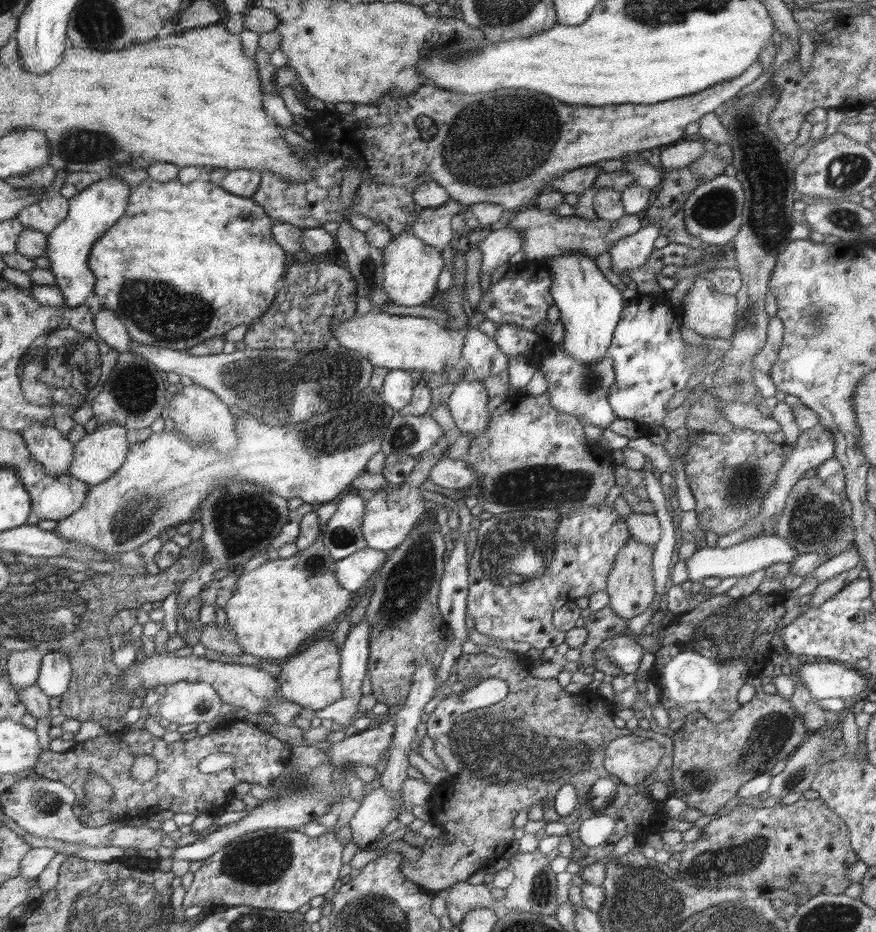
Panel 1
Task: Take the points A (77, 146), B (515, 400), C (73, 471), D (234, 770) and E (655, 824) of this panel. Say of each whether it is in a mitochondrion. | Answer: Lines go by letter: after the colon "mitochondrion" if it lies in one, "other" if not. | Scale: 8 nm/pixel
A: mitochondrion
B: other
C: other
D: other
E: other

